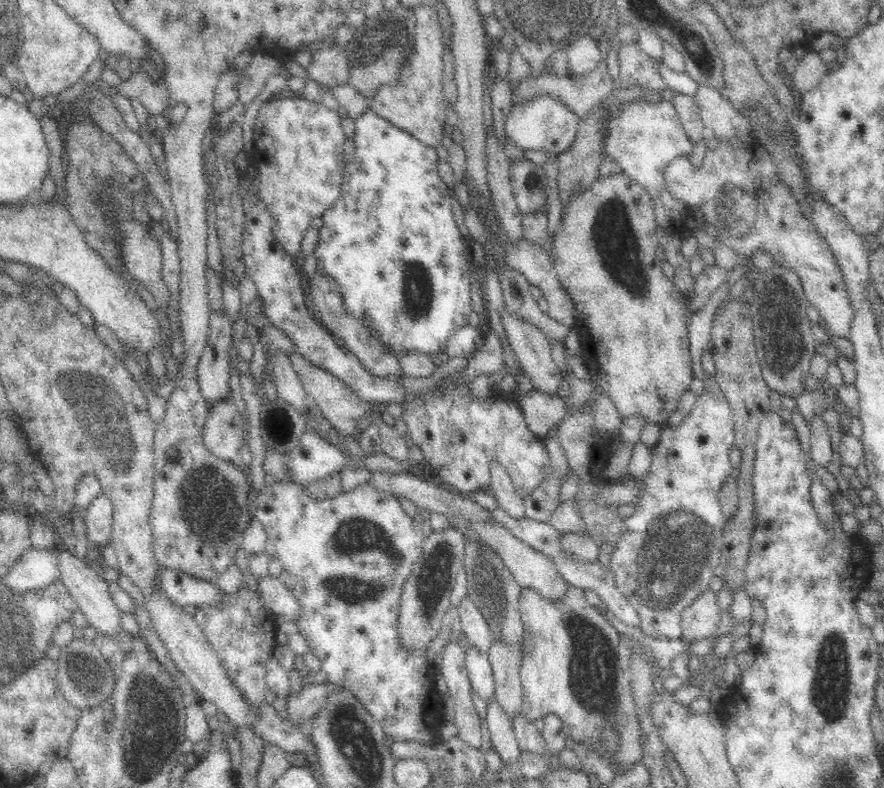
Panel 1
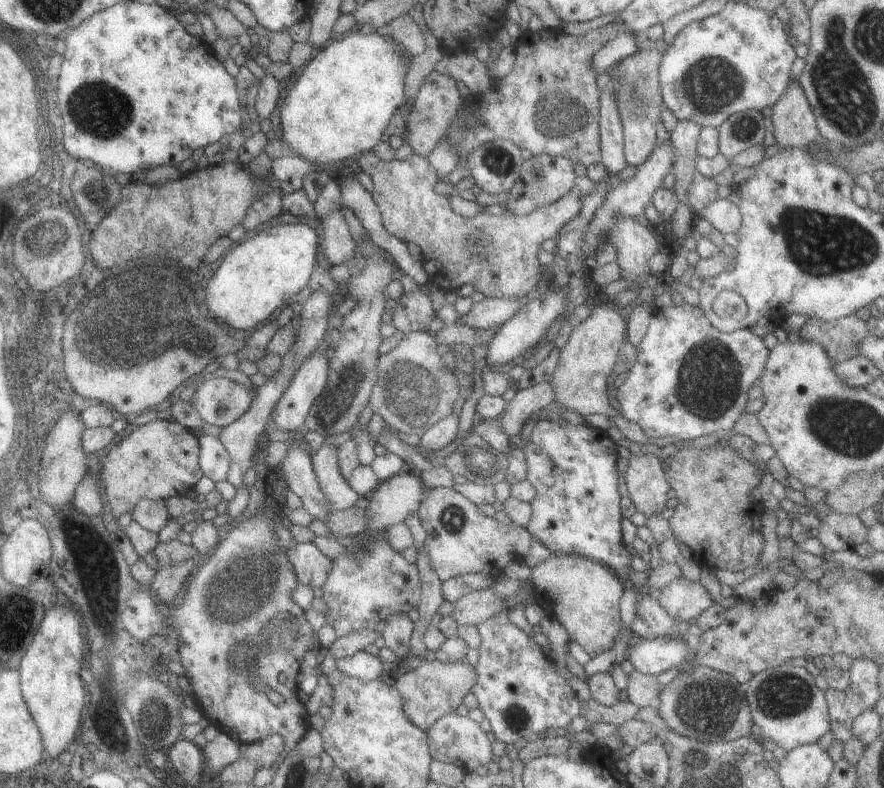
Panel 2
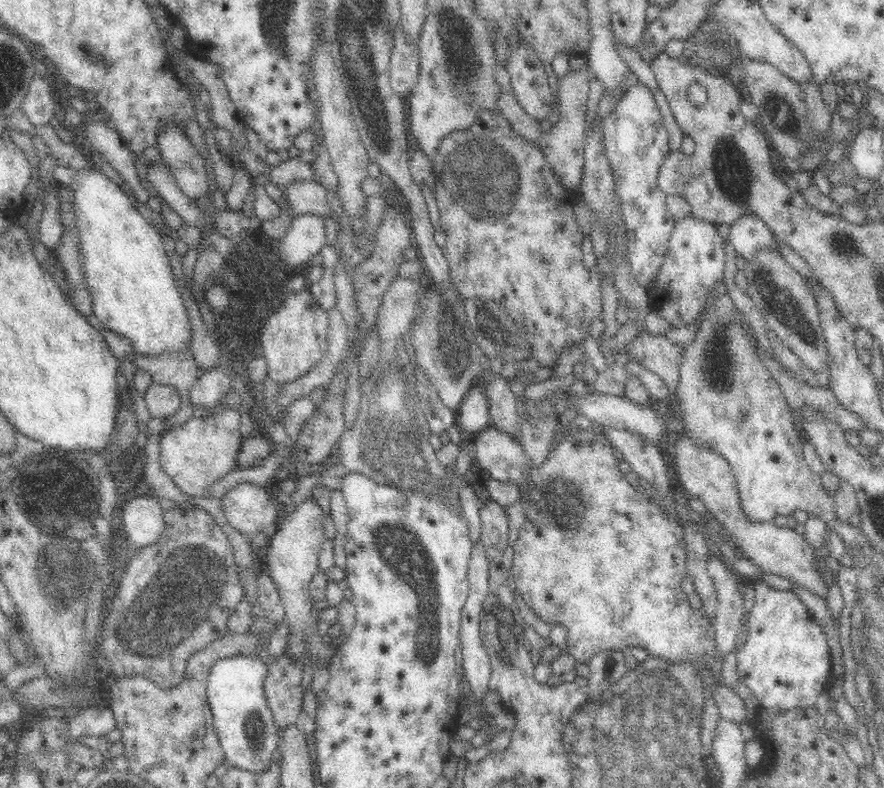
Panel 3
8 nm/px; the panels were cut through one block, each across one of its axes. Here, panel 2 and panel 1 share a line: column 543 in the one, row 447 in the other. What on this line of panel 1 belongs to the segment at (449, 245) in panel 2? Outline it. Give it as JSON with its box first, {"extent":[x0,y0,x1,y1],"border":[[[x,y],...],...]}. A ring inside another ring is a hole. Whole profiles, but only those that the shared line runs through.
{"extent":[204,398,243,464],"border":[[[232,398],[211,405],[204,431],[206,449],[218,461],[239,464],[238,452],[243,443],[243,420]]]}

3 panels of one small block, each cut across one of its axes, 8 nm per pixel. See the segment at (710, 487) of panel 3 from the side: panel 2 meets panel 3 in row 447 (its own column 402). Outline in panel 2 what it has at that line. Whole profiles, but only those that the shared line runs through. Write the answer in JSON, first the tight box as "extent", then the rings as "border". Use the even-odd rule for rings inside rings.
{"extent":[391,659,475,732],"border":[[[424,659],[416,668],[399,676],[391,687],[400,695],[401,707],[407,721],[424,732],[441,716],[453,713],[475,682],[474,668],[465,660],[443,663],[436,659]]]}

